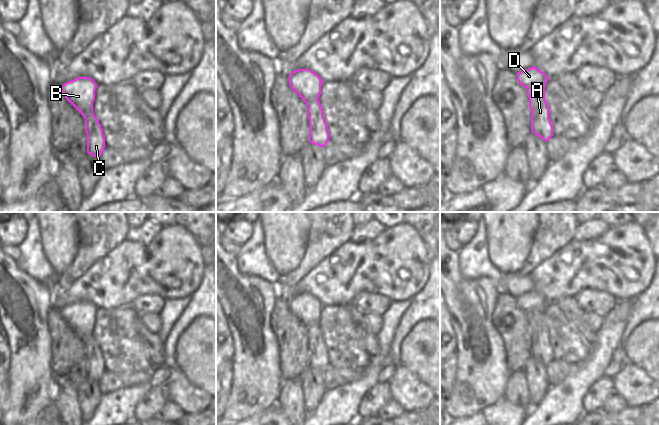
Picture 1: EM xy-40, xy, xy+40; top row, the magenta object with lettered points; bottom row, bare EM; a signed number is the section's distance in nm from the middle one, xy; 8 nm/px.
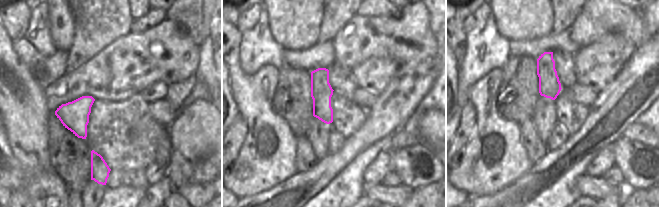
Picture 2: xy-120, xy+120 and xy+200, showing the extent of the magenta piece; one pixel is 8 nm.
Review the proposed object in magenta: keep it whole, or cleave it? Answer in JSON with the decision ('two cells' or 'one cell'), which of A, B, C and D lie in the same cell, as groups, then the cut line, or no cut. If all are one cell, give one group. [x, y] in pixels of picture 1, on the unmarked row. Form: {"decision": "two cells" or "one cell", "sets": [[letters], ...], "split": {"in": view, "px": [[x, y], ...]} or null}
{"decision": "two cells", "sets": [["A", "C"], ["B", "D"]], "split": {"in": "xy+40", "px": [[543, 311], [529, 311], [527, 313]]}}

